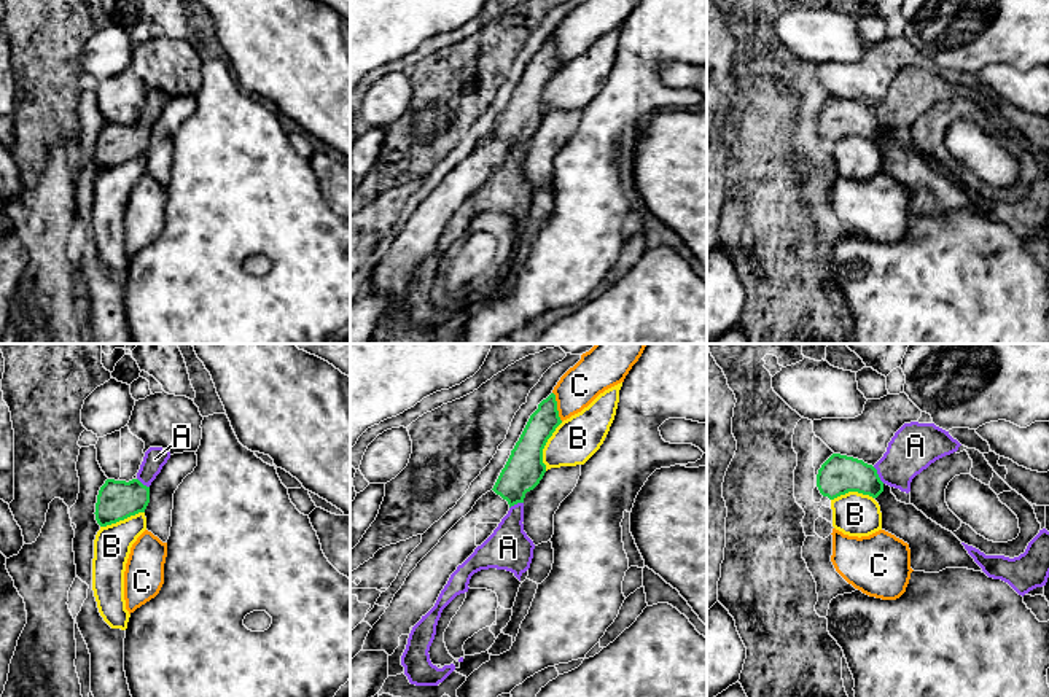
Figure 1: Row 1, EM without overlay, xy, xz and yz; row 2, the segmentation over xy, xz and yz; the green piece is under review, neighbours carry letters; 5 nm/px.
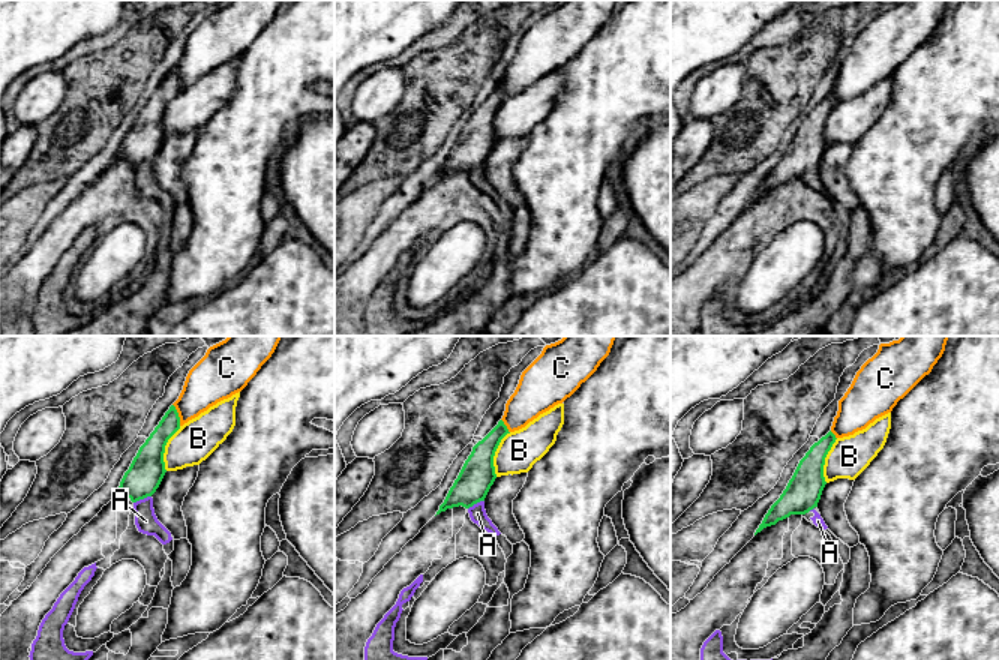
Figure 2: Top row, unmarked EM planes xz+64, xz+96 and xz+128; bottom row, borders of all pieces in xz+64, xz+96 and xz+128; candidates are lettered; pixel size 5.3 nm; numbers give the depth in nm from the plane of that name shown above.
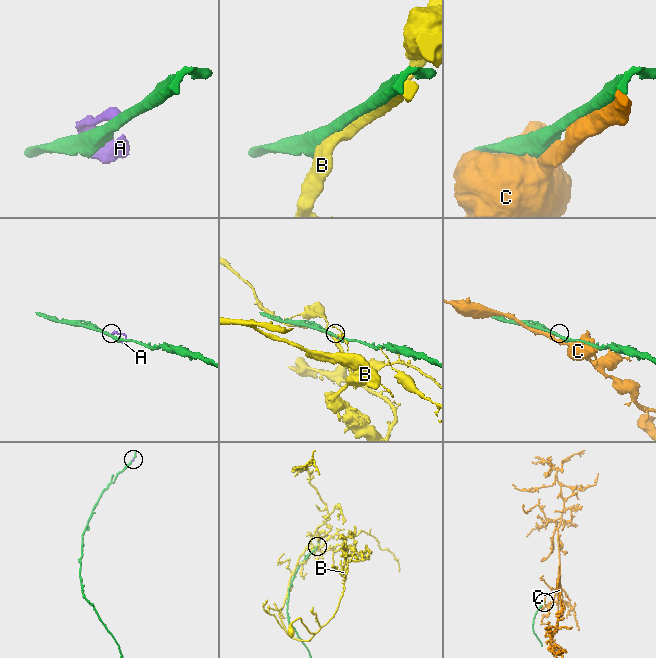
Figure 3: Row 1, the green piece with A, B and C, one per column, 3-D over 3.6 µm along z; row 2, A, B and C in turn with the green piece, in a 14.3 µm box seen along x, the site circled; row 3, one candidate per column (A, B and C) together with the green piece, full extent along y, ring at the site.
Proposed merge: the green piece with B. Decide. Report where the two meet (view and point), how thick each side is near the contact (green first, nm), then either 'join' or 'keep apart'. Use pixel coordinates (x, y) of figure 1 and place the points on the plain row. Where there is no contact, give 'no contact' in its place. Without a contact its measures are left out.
contact xz (545, 88); calibres 200 and 220 nm; keep apart

